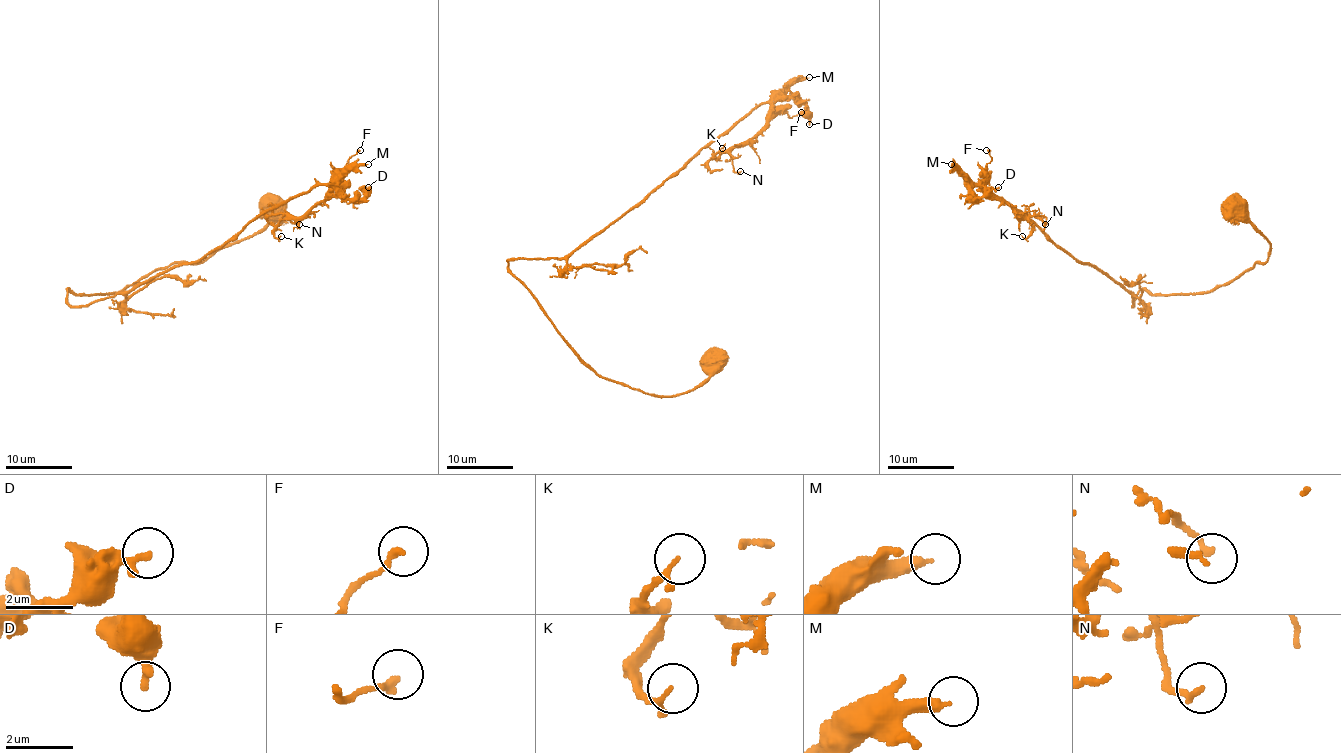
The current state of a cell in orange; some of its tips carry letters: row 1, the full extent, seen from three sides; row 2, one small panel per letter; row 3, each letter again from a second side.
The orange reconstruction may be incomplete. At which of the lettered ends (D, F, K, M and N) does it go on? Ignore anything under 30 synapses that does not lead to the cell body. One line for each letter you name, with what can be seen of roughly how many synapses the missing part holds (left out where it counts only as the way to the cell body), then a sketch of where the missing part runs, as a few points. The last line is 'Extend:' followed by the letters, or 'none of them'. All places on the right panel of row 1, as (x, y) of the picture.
M: 140 syn
Extend: M

